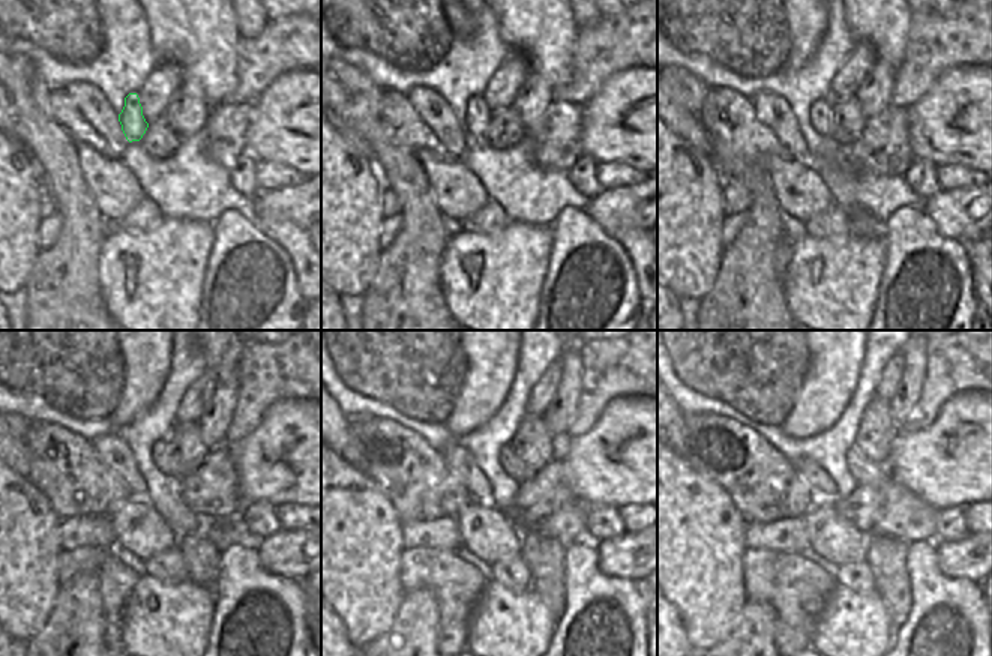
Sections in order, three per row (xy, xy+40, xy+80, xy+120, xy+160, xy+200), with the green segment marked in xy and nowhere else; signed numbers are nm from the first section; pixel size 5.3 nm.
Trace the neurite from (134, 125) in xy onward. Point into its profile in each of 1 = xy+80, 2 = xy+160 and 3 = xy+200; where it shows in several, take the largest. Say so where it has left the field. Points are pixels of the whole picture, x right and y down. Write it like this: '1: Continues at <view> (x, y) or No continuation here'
1: Continues at xy+80 (820, 111)
2: Continues at xy+160 (512, 464)
3: Continues at xy+200 (907, 518).

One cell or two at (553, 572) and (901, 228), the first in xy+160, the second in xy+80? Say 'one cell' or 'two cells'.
two cells

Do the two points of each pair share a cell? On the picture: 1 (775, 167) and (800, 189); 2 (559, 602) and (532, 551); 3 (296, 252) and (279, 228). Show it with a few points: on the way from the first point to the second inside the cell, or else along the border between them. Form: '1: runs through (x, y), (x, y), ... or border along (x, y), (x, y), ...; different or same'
1: runs through (781, 171), (794, 185); same
2: runs through (553, 590), (544, 563); same
3: runs through (296, 246), (285, 234); same

